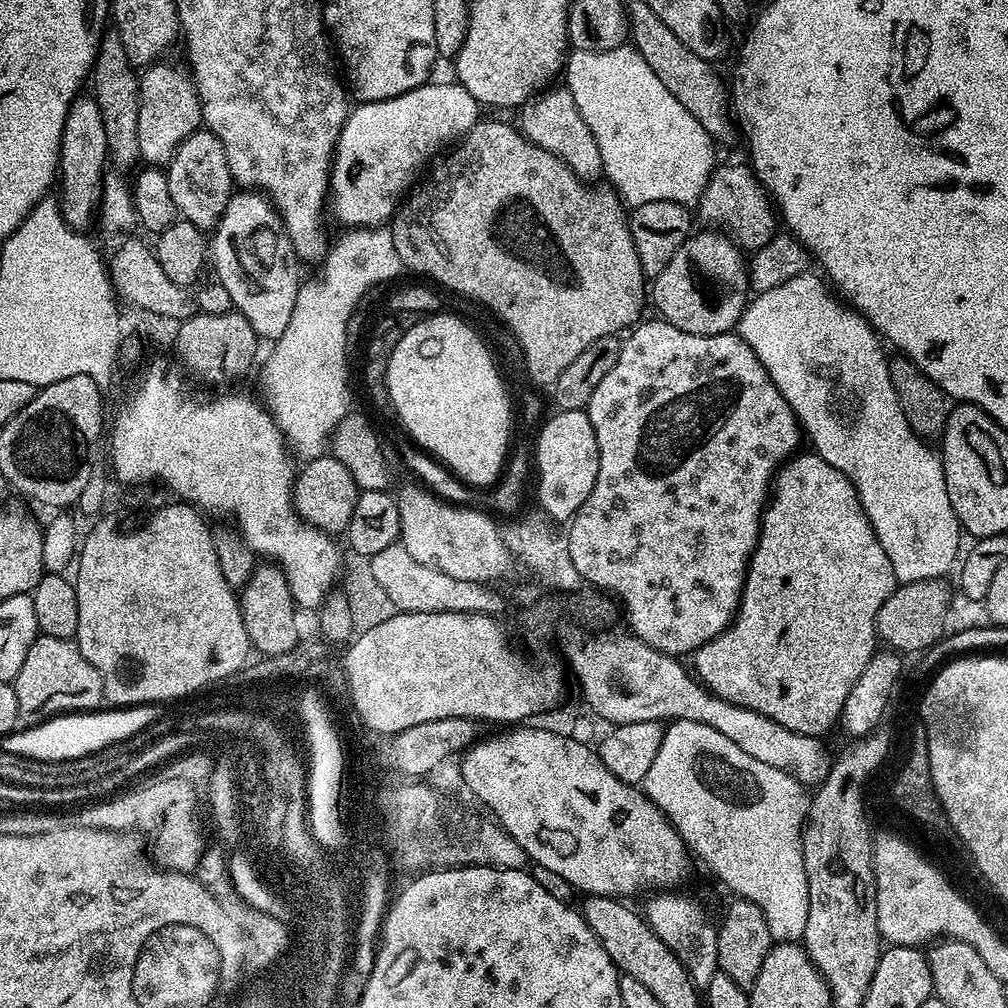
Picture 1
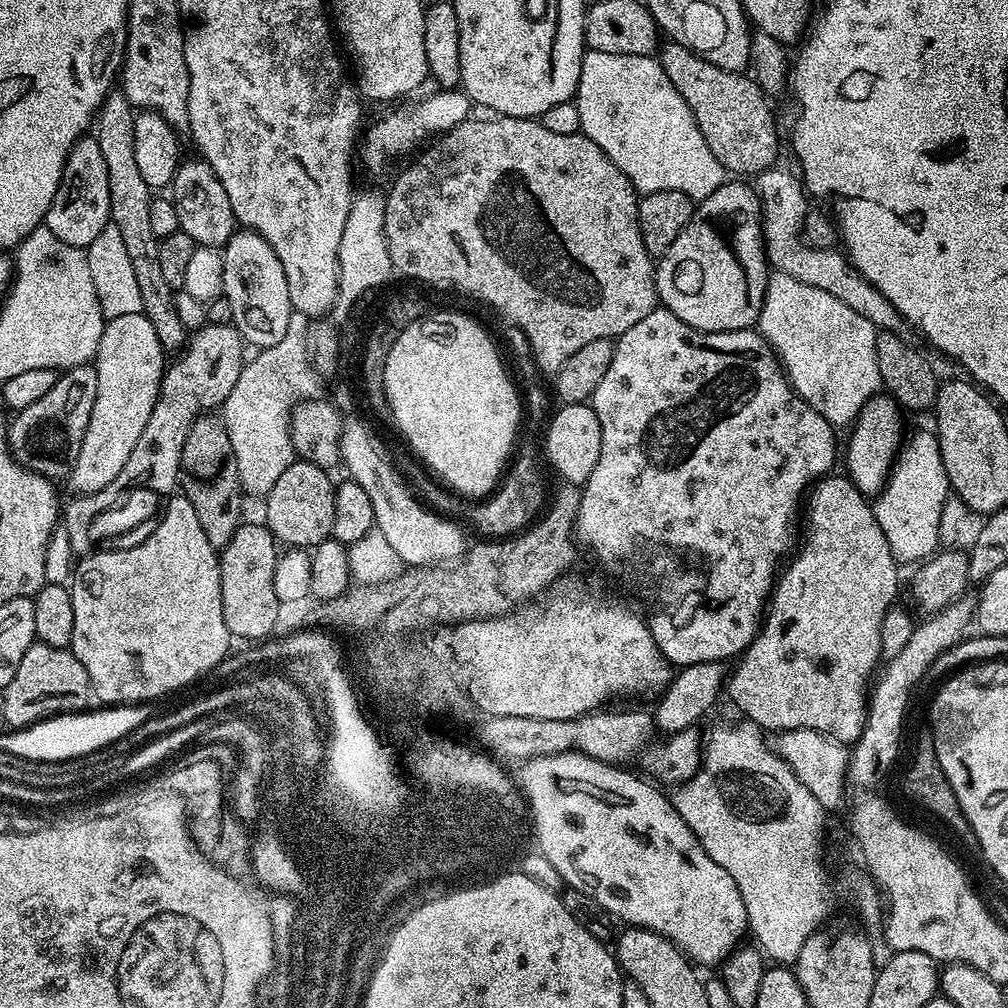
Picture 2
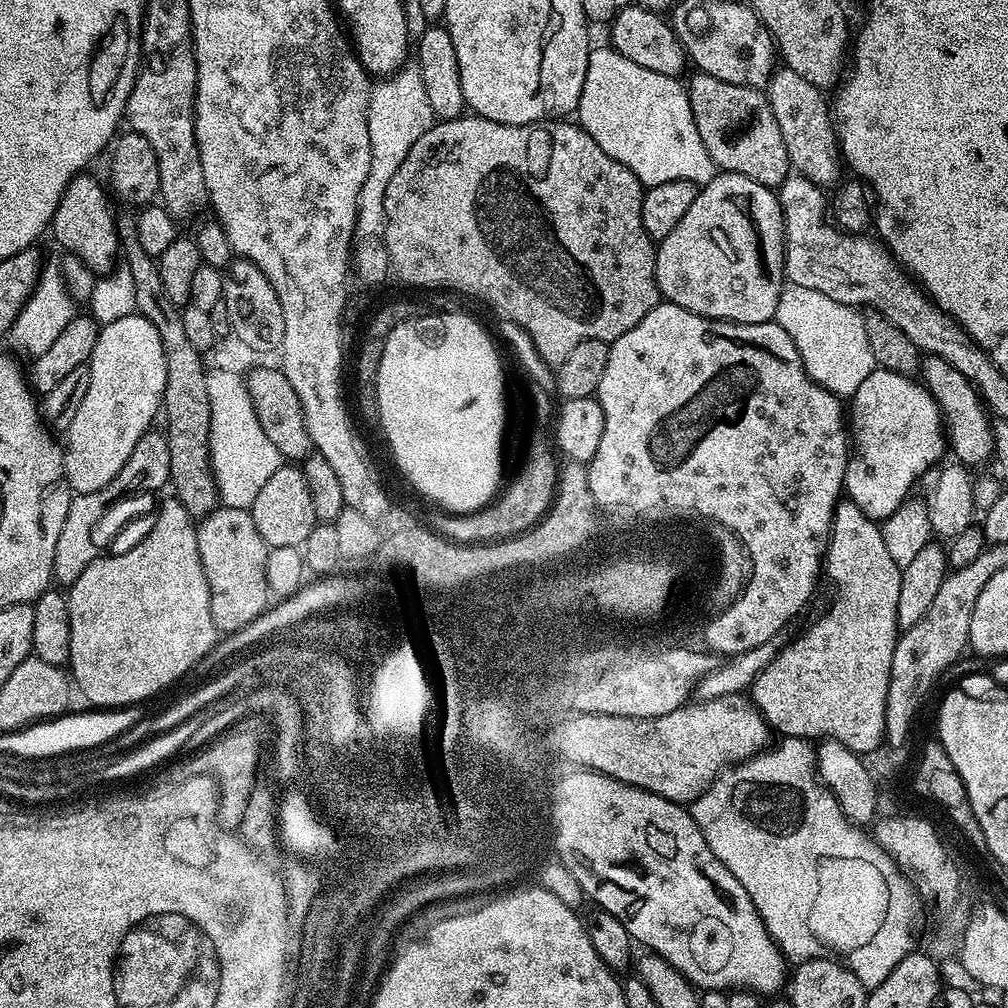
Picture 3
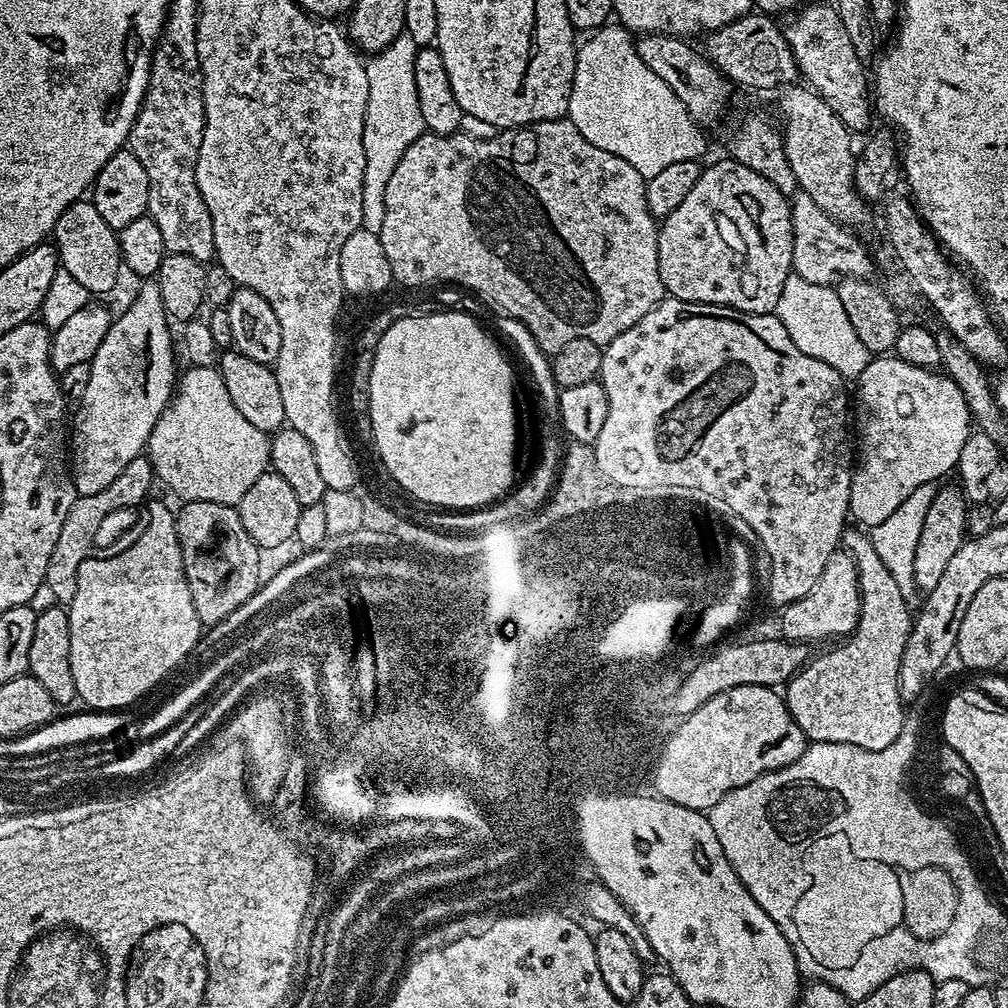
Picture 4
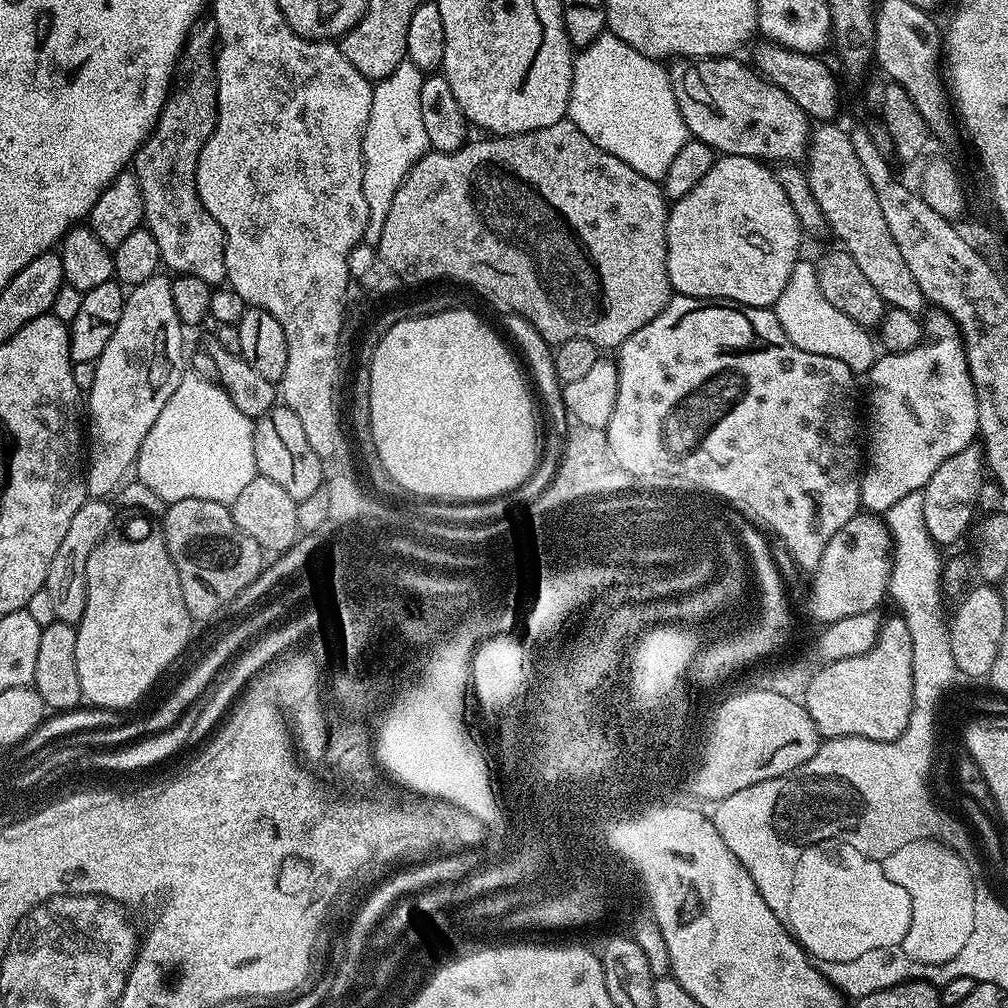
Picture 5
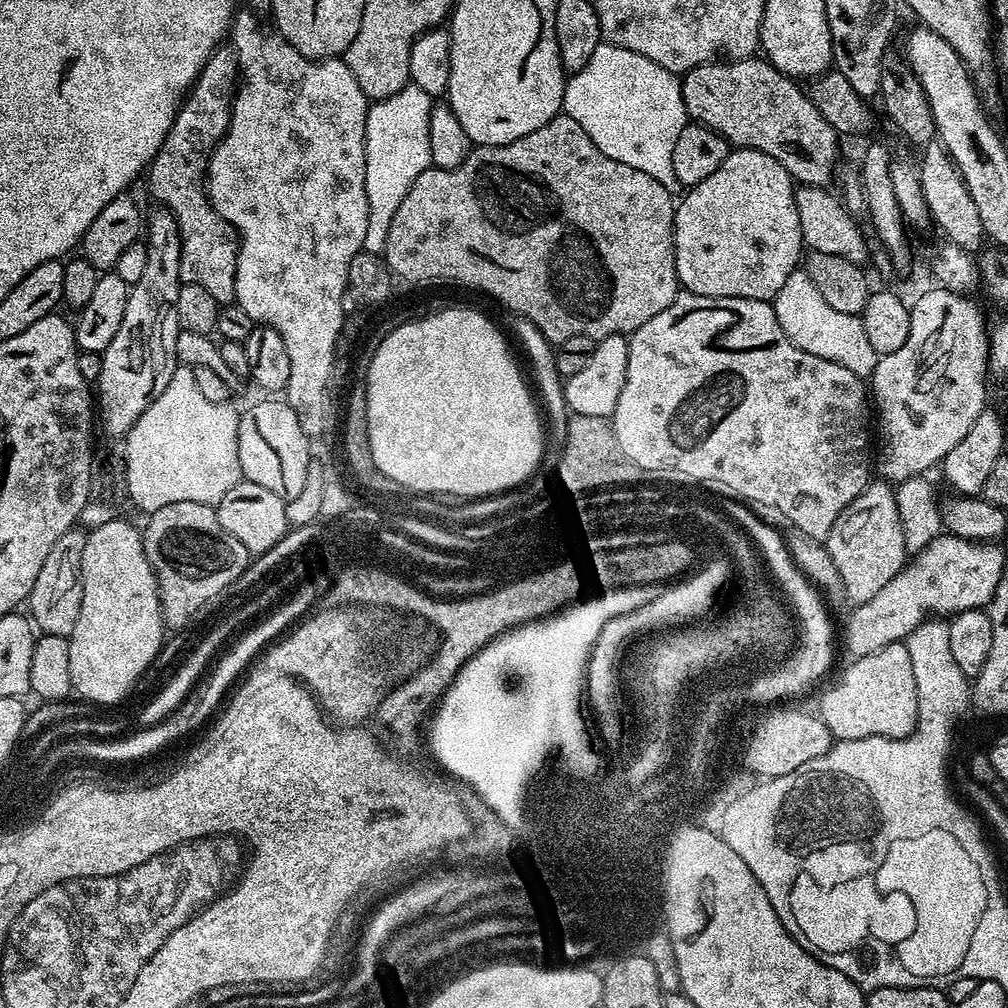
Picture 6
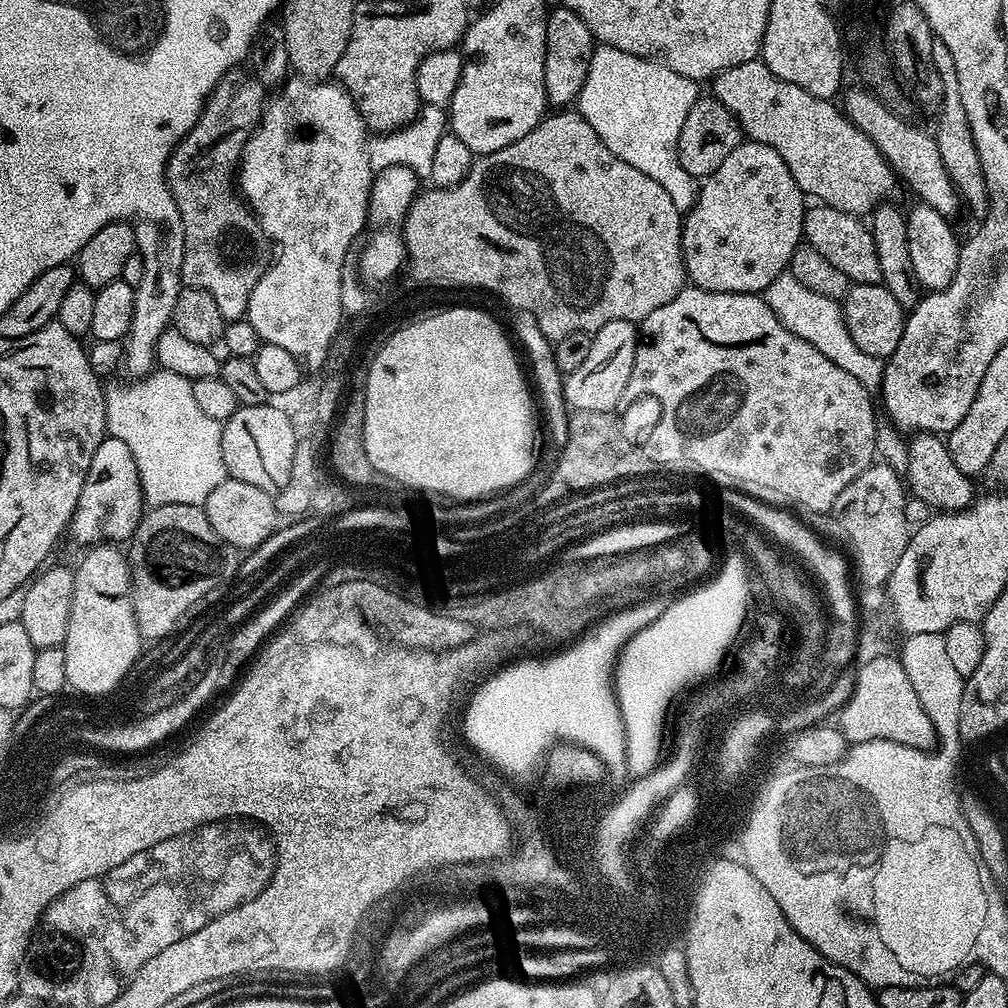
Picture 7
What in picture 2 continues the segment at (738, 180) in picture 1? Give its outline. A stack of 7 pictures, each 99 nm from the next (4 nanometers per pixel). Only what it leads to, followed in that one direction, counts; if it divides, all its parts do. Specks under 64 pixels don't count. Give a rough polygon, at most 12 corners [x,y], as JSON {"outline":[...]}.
{"outline":[[799,175],[755,177],[775,271],[846,302],[877,330],[901,331],[891,302],[843,251],[814,248]]}

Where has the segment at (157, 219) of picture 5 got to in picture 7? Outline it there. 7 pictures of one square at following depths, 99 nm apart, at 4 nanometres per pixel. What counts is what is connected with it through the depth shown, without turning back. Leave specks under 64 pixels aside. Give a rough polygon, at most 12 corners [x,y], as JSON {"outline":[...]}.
{"outline":[[232,68],[170,154],[181,281],[247,317],[270,241],[238,195],[266,107]]}

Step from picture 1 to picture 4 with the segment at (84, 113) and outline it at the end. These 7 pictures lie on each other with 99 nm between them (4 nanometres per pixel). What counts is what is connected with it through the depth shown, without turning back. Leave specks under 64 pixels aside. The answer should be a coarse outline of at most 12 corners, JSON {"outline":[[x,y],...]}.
{"outline":[[91,199],[62,210],[60,267],[91,294],[120,280],[120,238]]}

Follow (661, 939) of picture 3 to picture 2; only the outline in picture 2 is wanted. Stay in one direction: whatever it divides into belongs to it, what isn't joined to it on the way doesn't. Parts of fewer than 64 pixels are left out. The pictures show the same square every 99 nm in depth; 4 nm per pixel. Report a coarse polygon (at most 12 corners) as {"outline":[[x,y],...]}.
{"outline":[[581,752],[518,787],[540,855],[693,965],[749,931],[667,795]]}

